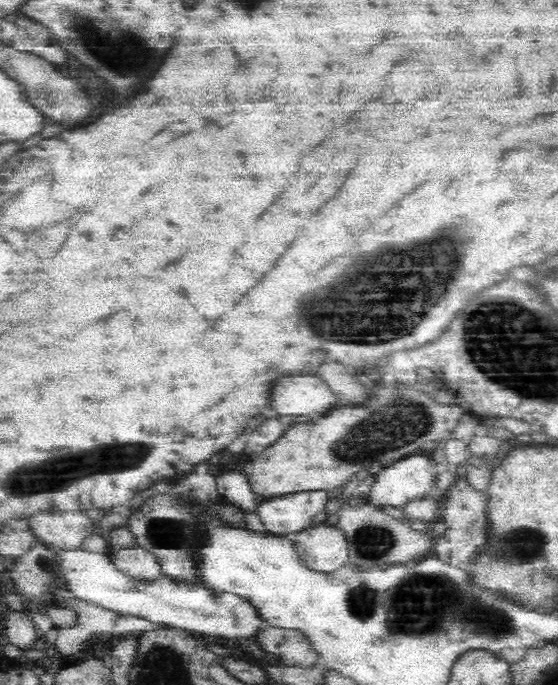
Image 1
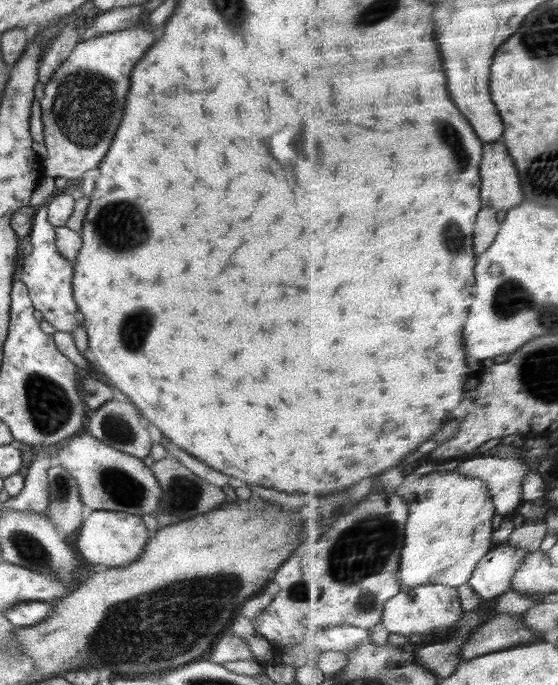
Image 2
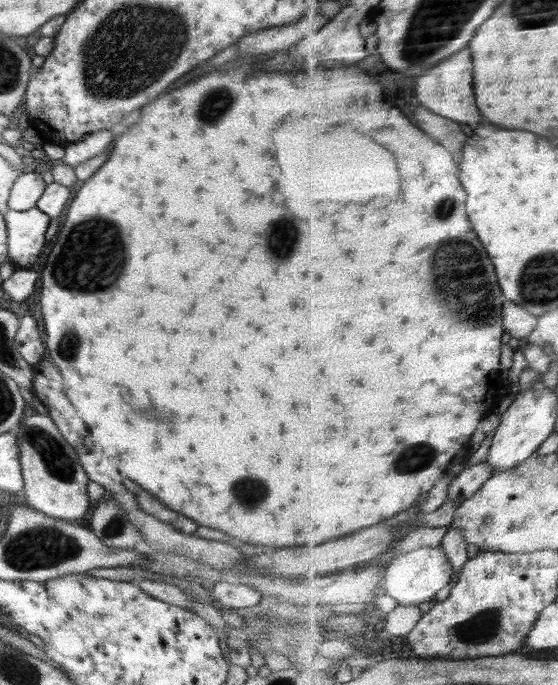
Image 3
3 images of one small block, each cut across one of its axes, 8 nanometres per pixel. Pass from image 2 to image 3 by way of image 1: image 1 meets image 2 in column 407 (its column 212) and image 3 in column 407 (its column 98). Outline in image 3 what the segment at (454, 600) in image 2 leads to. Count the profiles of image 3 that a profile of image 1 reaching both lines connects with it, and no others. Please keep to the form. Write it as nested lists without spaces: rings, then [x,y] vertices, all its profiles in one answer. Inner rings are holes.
[[[443,546],[424,547],[408,554],[396,556],[388,564],[385,577],[385,591],[401,605],[434,602],[444,596],[455,583],[455,568]]]

